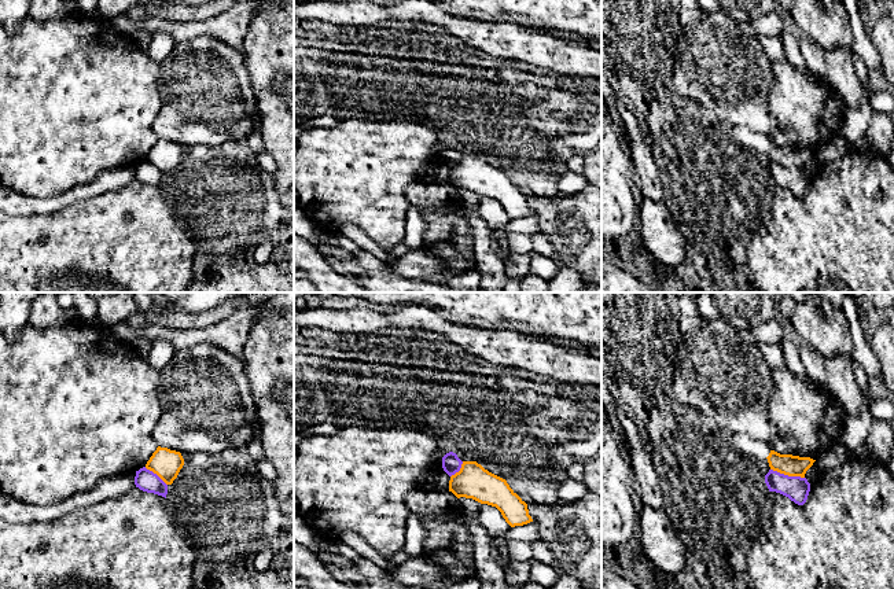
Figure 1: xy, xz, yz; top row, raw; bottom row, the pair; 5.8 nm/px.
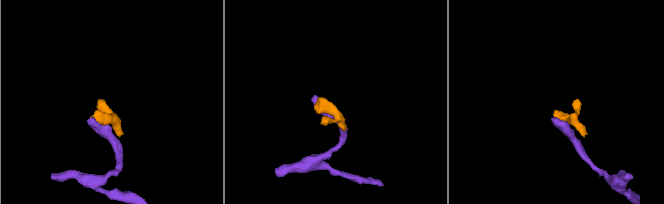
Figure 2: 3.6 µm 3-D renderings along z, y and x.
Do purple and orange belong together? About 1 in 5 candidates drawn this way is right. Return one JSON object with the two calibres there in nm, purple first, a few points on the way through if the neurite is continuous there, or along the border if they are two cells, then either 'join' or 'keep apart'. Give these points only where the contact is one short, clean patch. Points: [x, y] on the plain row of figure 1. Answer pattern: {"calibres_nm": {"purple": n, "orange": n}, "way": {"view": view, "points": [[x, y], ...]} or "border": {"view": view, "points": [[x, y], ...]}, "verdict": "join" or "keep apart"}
{"calibres_nm": {"purple": 150, "orange": 130}, "border": {"view": "yz", "points": [[771, 161], [804, 170]]}, "verdict": "keep apart"}

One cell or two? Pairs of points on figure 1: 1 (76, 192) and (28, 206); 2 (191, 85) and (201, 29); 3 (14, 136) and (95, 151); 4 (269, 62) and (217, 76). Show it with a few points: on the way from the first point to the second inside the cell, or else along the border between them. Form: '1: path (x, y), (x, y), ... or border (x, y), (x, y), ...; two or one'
1: path (63, 199), (51, 205), (40, 205); one
2: border (176, 40), (213, 36), (230, 47); two
3: path (35, 136), (74, 136); one
4: border (242, 54), (256, 98); two

